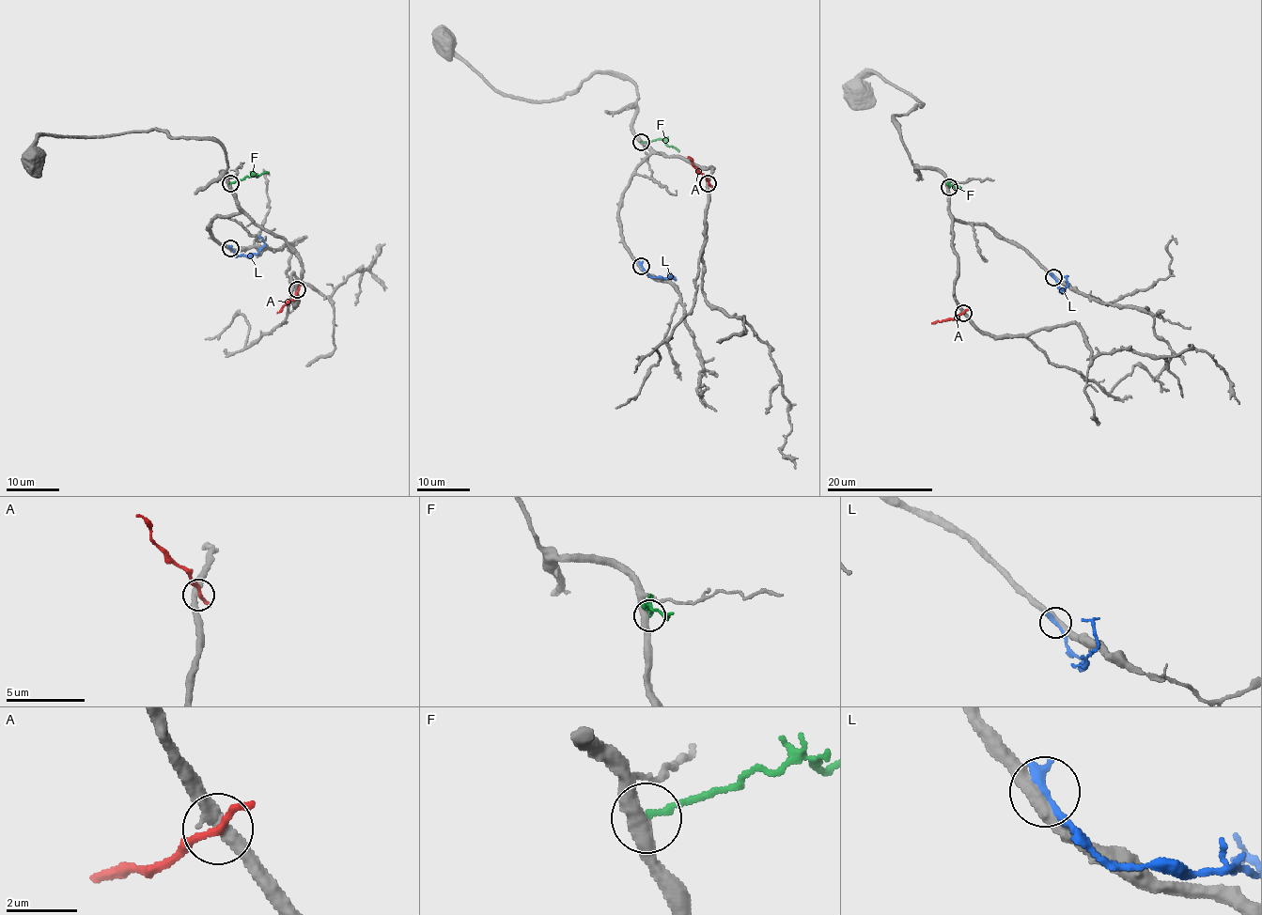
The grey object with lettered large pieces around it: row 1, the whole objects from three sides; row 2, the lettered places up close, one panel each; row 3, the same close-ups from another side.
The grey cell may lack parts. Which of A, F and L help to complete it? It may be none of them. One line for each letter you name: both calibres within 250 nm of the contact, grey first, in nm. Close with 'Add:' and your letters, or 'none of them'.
Add: none of them

